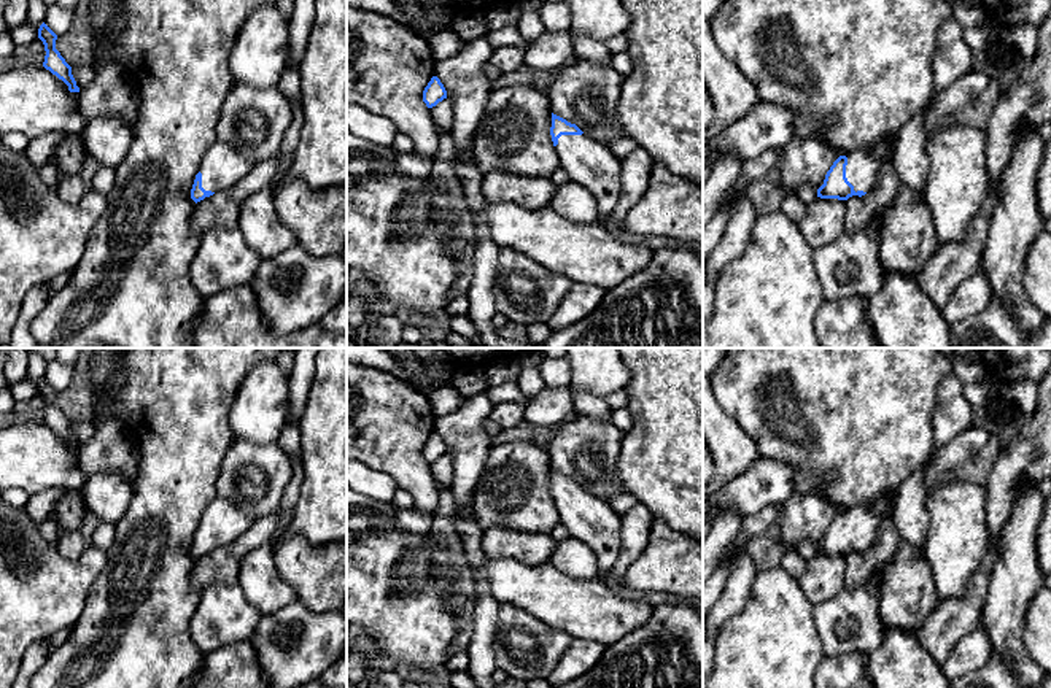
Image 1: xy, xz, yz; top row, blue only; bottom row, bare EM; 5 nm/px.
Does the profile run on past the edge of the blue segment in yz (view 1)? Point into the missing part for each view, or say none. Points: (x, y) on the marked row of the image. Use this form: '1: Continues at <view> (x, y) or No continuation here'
1: Continues at yz (864, 167)

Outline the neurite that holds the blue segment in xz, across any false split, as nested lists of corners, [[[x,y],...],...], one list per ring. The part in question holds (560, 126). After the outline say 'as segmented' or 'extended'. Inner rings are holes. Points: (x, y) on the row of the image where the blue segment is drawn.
[[[553,113],[550,135],[569,181],[587,189],[596,199],[599,219],[607,219],[620,195],[620,159]]]; extended

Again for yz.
[[[894,133],[870,149],[854,149],[840,156],[817,189],[817,197],[847,200],[870,192],[878,183],[884,160],[894,156],[897,140],[898,133]]]; extended

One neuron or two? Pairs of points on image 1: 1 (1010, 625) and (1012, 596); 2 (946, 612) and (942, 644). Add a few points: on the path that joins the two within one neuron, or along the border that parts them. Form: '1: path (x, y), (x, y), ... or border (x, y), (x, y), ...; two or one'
1: path (1010, 618), (1010, 602); one
2: path (946, 620), (942, 636); one

